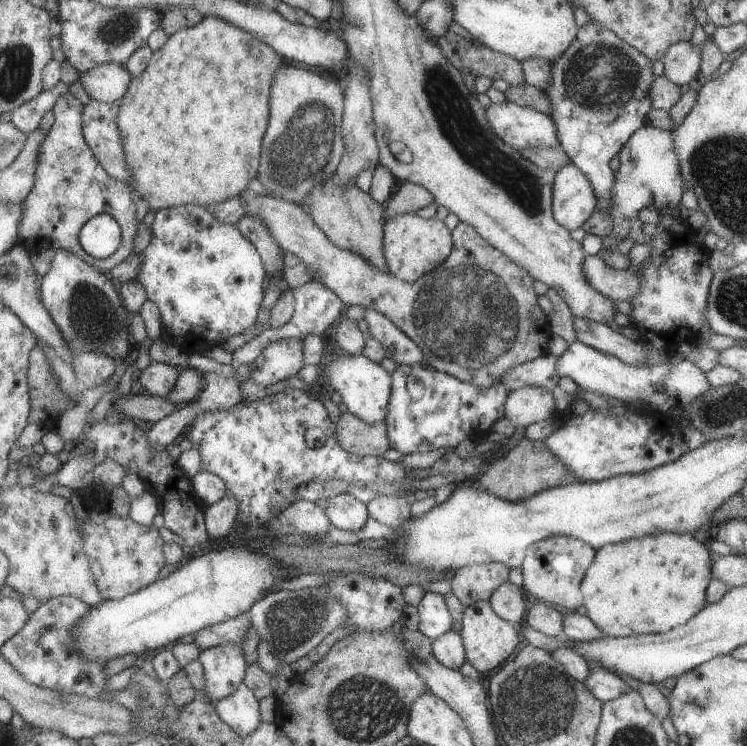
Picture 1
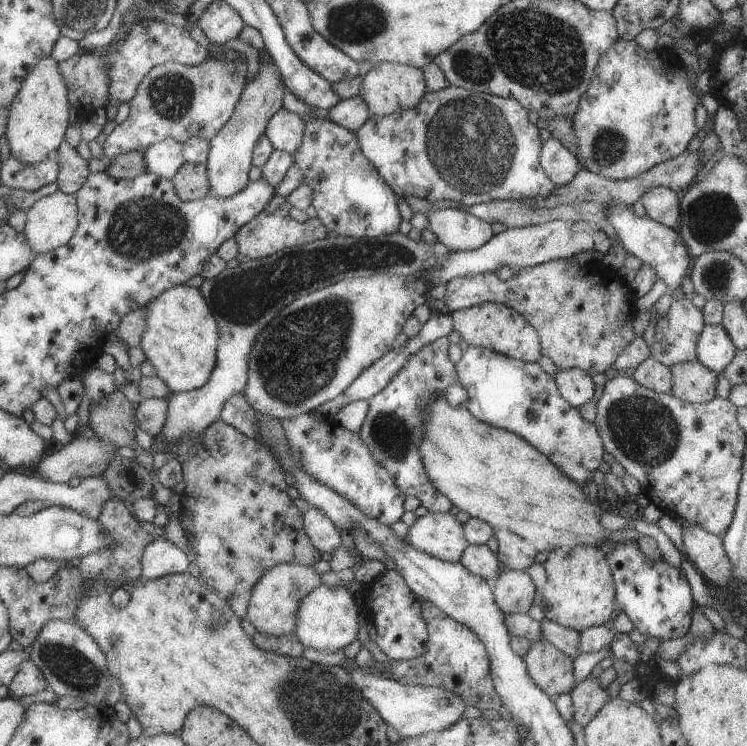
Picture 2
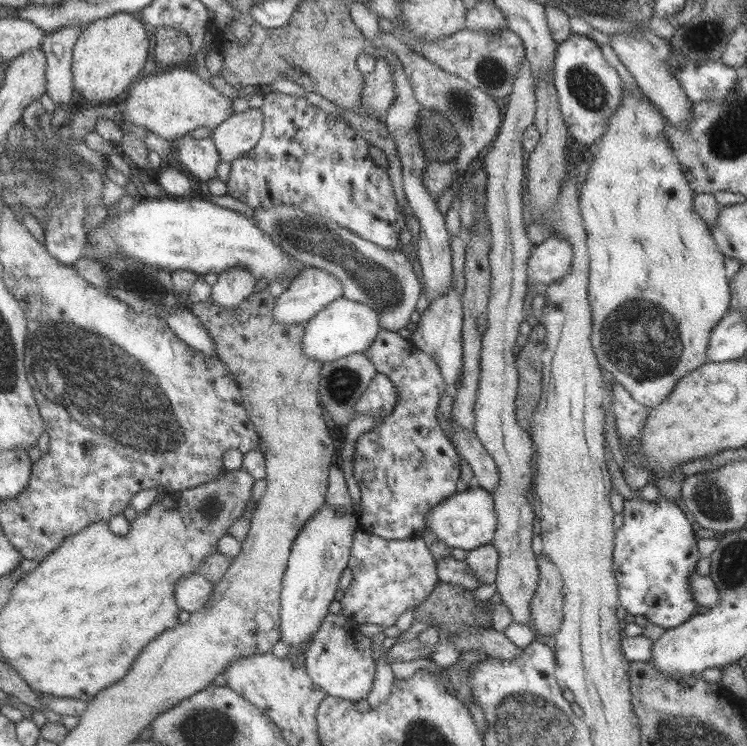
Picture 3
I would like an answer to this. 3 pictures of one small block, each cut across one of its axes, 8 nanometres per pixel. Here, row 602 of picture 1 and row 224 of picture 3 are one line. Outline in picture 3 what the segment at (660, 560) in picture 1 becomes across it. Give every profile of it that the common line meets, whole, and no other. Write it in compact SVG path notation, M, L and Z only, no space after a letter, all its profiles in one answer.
M640 91L637 97L625 92L621 104L609 117L605 125L605 133L597 138L597 143L590 146L592 163L581 187L579 197L580 216L586 232L586 247L588 248L588 303L591 309L592 331L590 343L597 362L617 381L640 405L648 409L655 408L665 400L673 390L676 382L695 368L708 361L706 352L709 335L721 317L730 310L730 280L725 278L723 255L719 252L710 235L706 222L694 211L692 198L694 190L687 184L672 148L668 145L663 133L665 124L659 108L652 104Z

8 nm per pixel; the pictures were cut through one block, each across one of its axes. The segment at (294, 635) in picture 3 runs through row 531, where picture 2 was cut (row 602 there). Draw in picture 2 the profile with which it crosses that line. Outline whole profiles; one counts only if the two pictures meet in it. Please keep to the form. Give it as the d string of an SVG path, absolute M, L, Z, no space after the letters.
M321 584L300 601L294 632L303 649L312 648L315 651L333 653L356 640L359 628L354 596L345 588Z

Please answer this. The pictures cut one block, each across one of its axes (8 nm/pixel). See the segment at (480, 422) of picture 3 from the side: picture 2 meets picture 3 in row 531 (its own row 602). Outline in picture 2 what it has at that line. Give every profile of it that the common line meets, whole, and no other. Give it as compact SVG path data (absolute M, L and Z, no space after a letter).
M503 571L492 582L495 605L503 615L527 613L535 596L535 586L525 571Z

